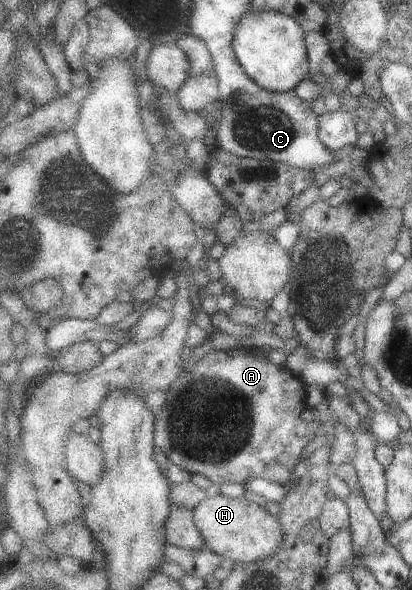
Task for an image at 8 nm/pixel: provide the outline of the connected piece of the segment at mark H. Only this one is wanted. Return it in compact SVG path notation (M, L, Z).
M221 483L219 491L220 493L215 495L203 496L203 502L194 510L197 529L203 534L207 547L224 559L233 560L235 563L251 563L275 556L285 541L285 532L276 515L271 516L265 507L243 497L245 491L240 483Z

